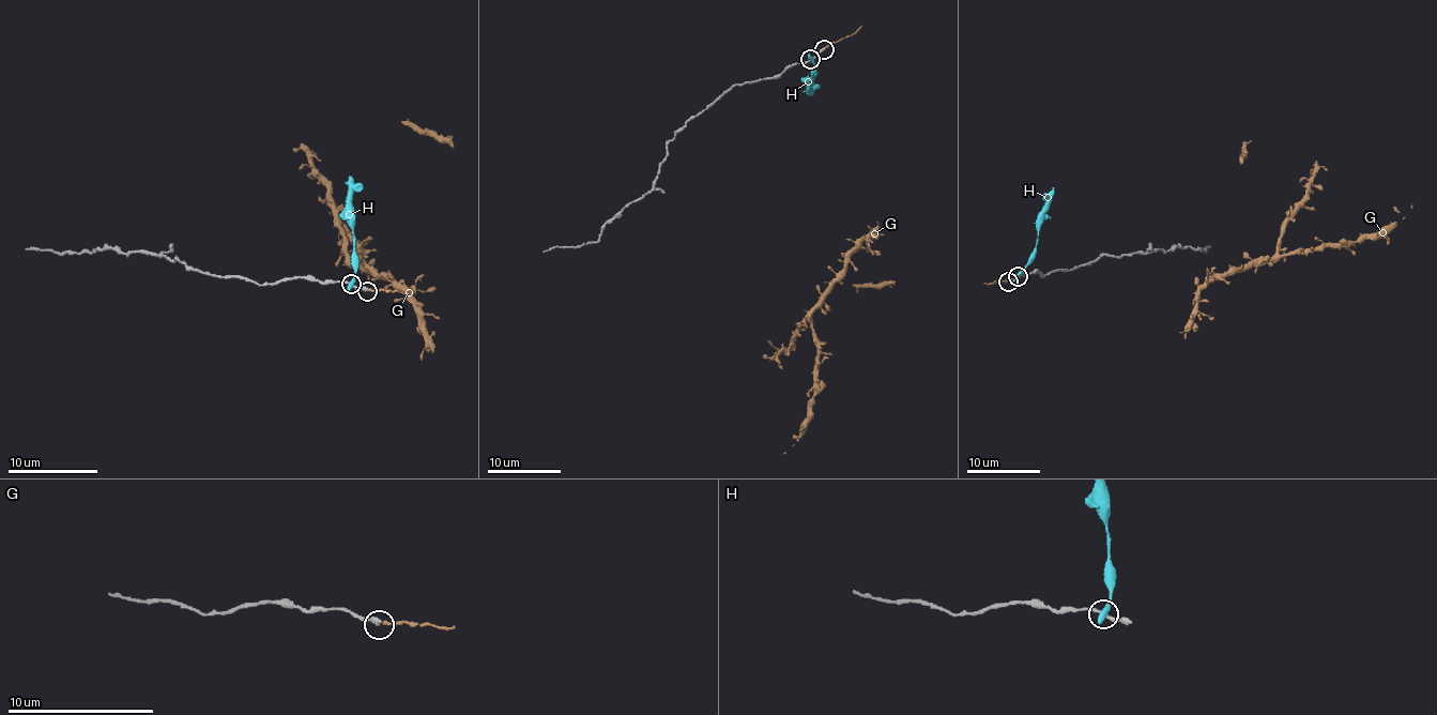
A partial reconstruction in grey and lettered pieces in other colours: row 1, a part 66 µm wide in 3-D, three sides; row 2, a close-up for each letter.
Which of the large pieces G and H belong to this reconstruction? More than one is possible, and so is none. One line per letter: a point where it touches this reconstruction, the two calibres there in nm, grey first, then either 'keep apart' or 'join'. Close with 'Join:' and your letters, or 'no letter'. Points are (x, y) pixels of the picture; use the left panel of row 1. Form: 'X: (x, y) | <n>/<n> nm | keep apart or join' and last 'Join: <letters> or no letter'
G: (367, 291) | 320/170 nm | join
H: (351, 284) | 200/480 nm | keep apart
Join: G

